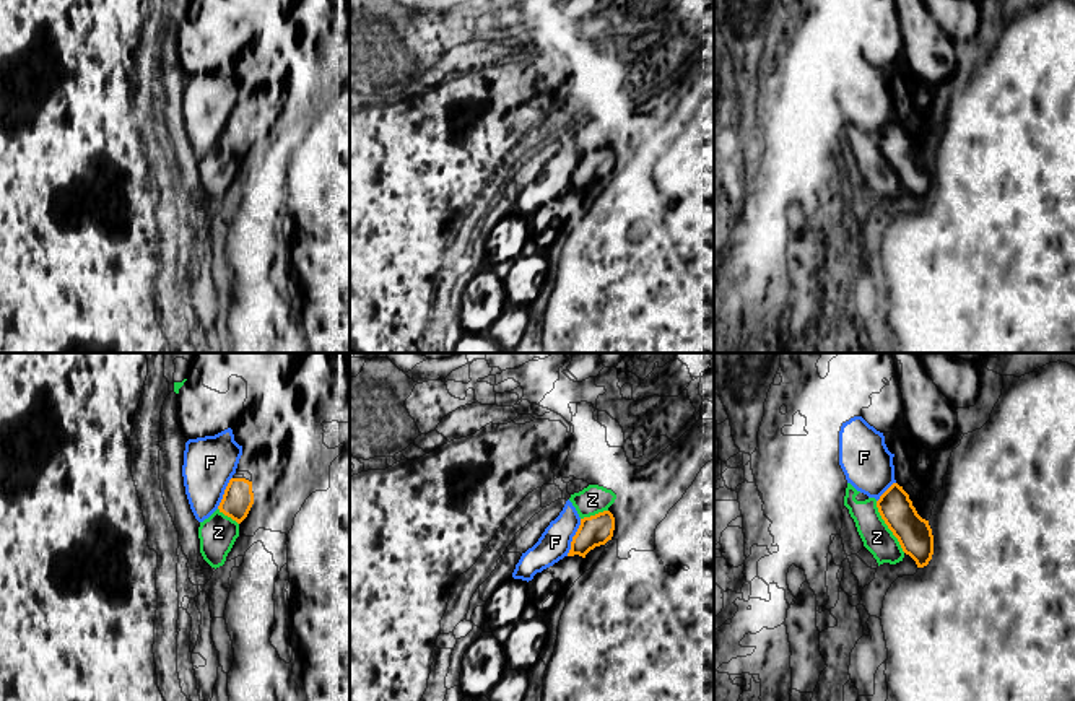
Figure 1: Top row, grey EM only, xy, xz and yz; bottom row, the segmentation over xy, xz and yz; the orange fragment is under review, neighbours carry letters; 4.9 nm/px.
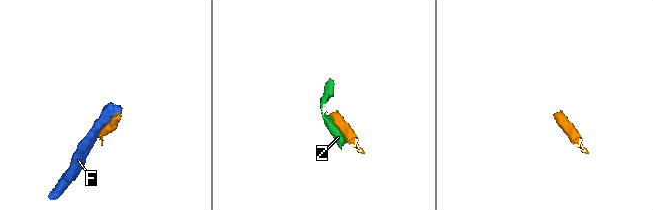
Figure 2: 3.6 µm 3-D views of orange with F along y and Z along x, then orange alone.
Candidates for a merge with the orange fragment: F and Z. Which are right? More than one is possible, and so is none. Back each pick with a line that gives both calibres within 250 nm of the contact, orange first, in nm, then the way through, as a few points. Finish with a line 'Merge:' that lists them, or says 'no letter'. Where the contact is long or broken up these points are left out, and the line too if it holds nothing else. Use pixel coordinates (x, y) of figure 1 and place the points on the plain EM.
Merge: no letter

